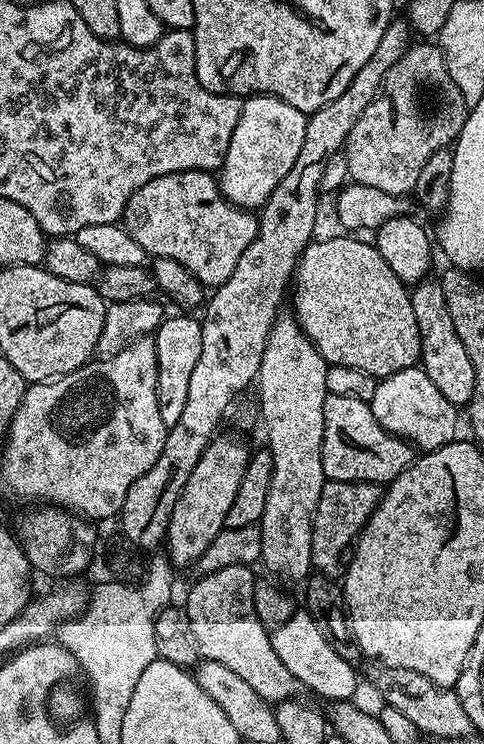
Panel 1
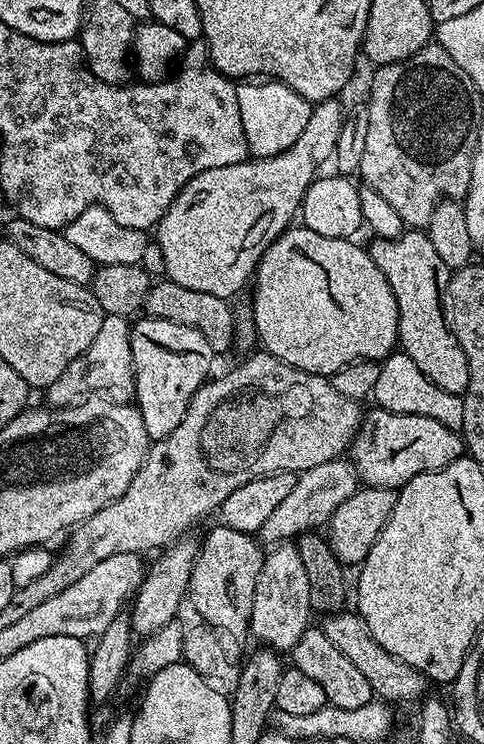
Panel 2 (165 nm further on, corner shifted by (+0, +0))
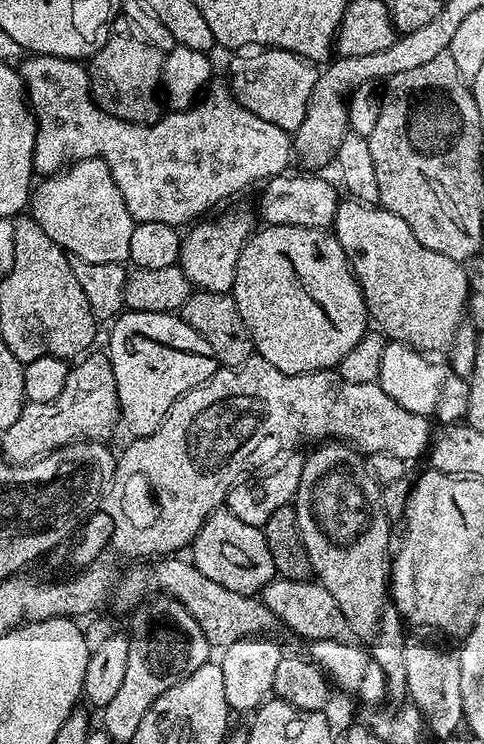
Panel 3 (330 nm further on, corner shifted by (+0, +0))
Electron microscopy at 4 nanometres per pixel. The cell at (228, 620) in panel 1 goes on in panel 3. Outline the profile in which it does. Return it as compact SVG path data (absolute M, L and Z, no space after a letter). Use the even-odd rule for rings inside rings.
M221 506L206 518L202 530L190 545L191 563L196 565L206 578L214 578L218 586L226 586L226 590L234 590L234 594L256 596L263 593L267 584L276 576L274 558L270 558L270 550L266 546L263 531L242 522L227 507Z

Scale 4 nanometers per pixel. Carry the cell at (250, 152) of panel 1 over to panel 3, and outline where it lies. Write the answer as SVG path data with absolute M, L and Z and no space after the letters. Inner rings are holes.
M266 48L233 56L236 57L228 72L232 75L230 92L236 97L237 104L246 106L250 114L258 114L262 122L274 122L274 126L286 134L296 133L306 118L306 106L318 75L317 65L281 48Z

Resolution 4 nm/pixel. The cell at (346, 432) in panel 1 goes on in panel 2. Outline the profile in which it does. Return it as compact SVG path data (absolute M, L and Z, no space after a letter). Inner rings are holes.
M379 406L373 407L373 412L365 411L360 421L360 428L352 440L350 459L356 468L356 474L369 488L395 488L404 487L404 483L414 478L419 472L433 472L445 468L450 462L461 459L465 455L464 437L455 428L442 426L434 418L421 416L403 416L387 412Z

